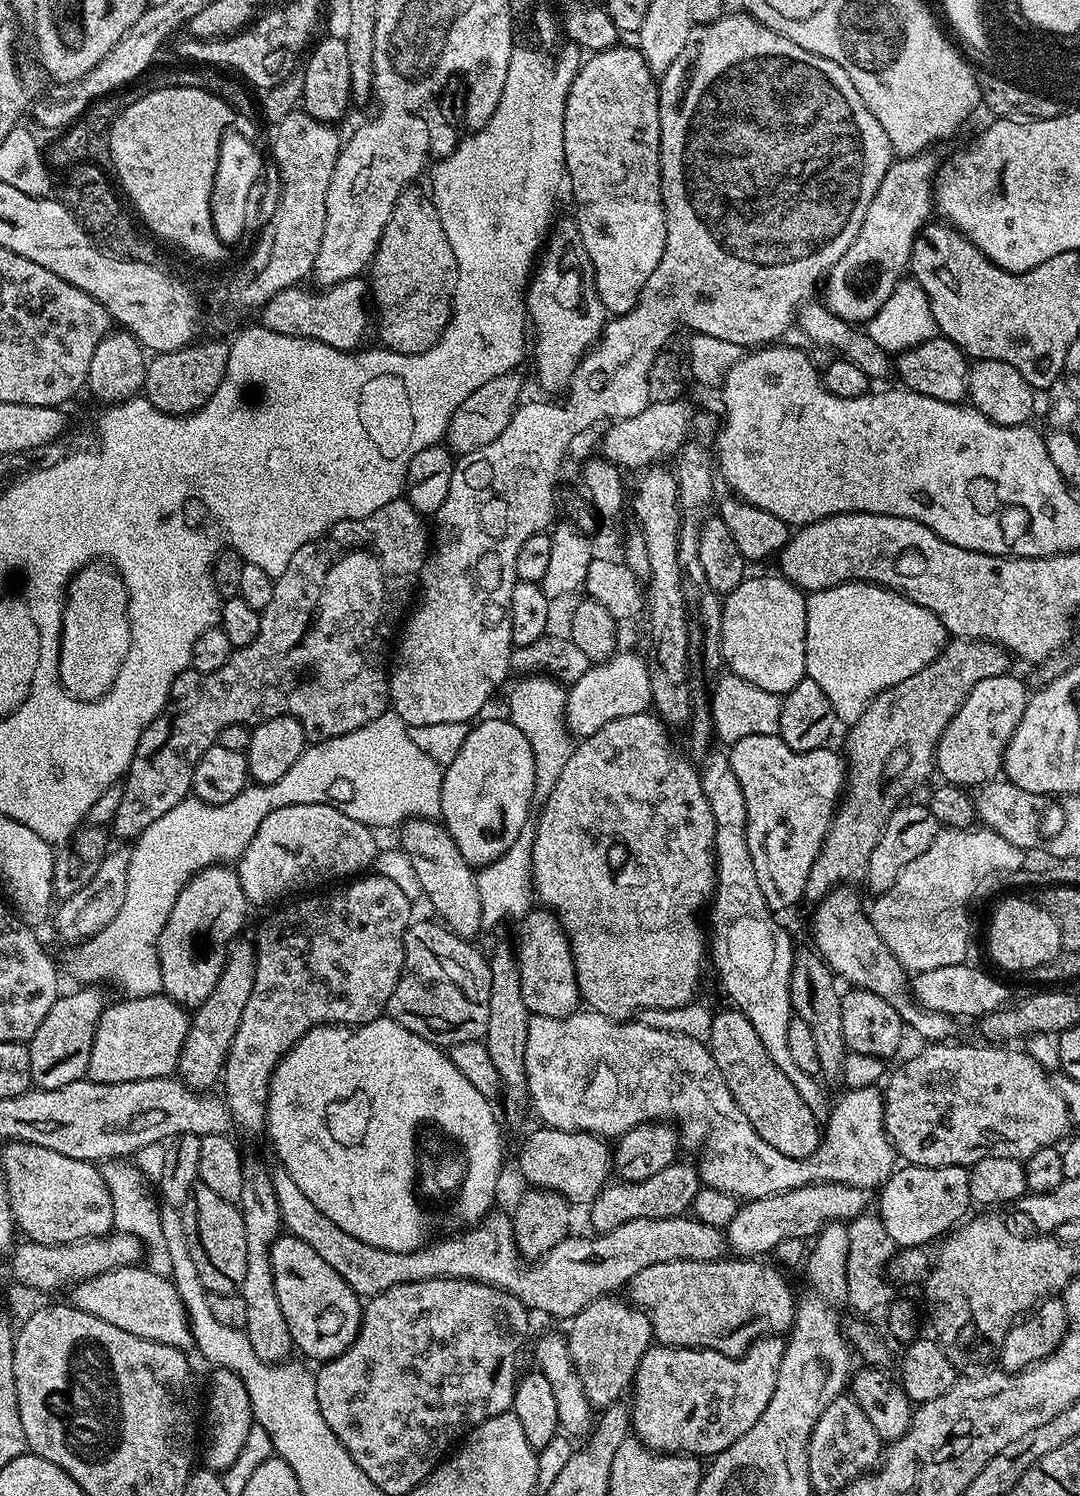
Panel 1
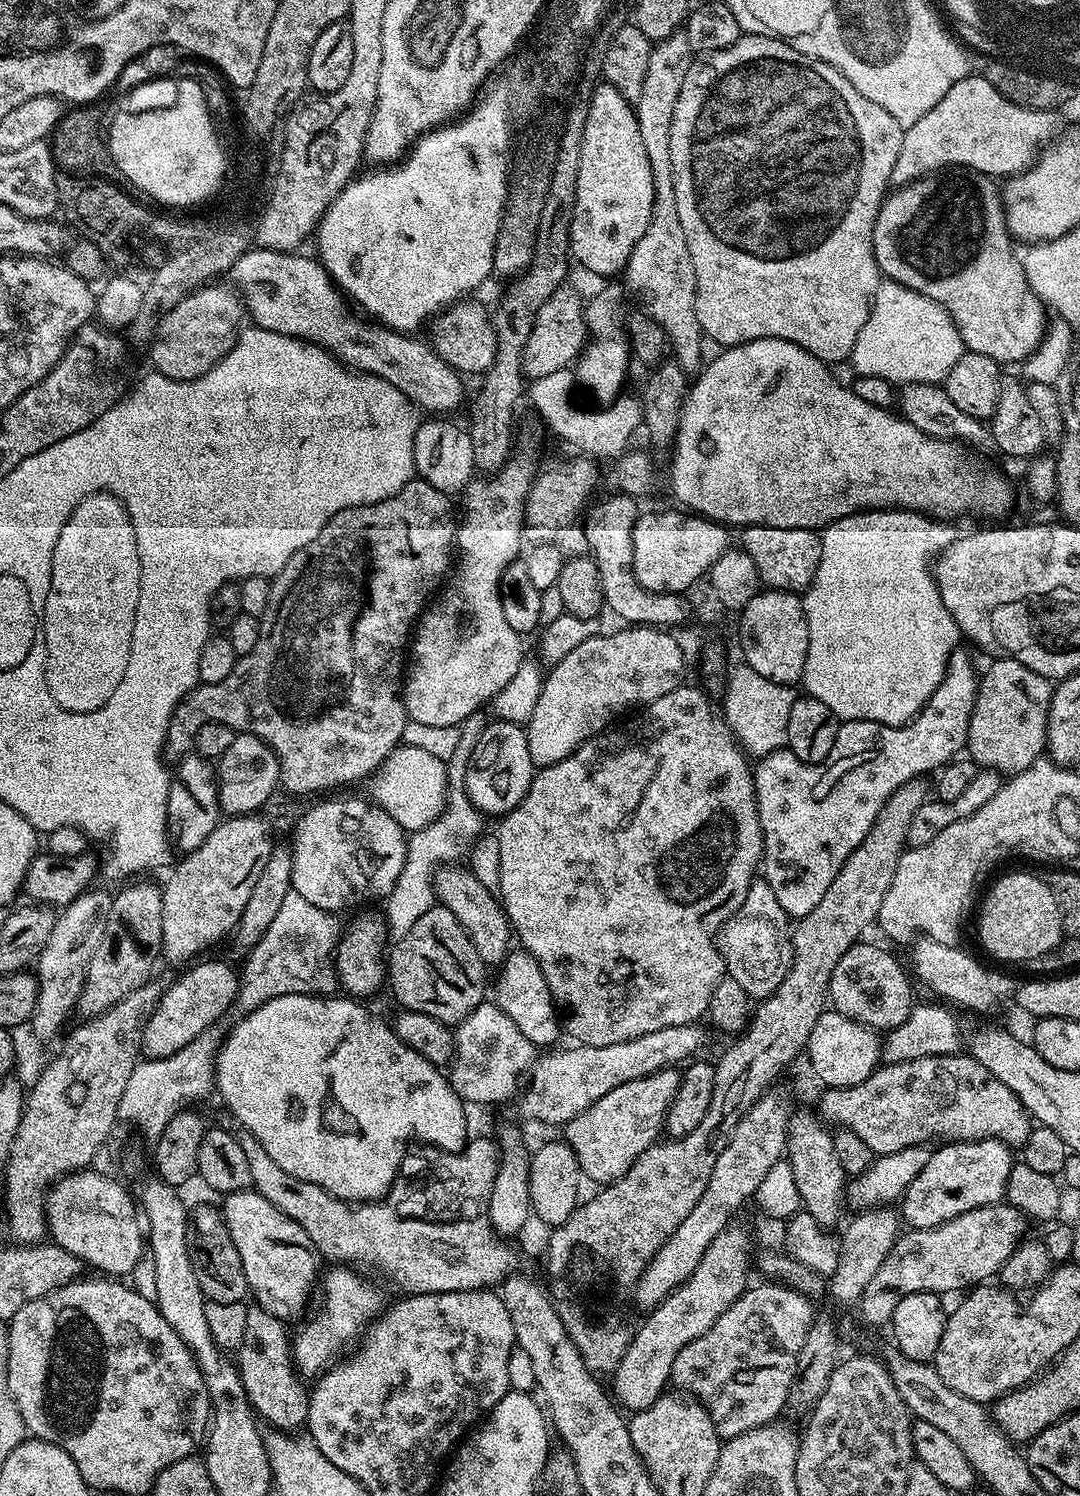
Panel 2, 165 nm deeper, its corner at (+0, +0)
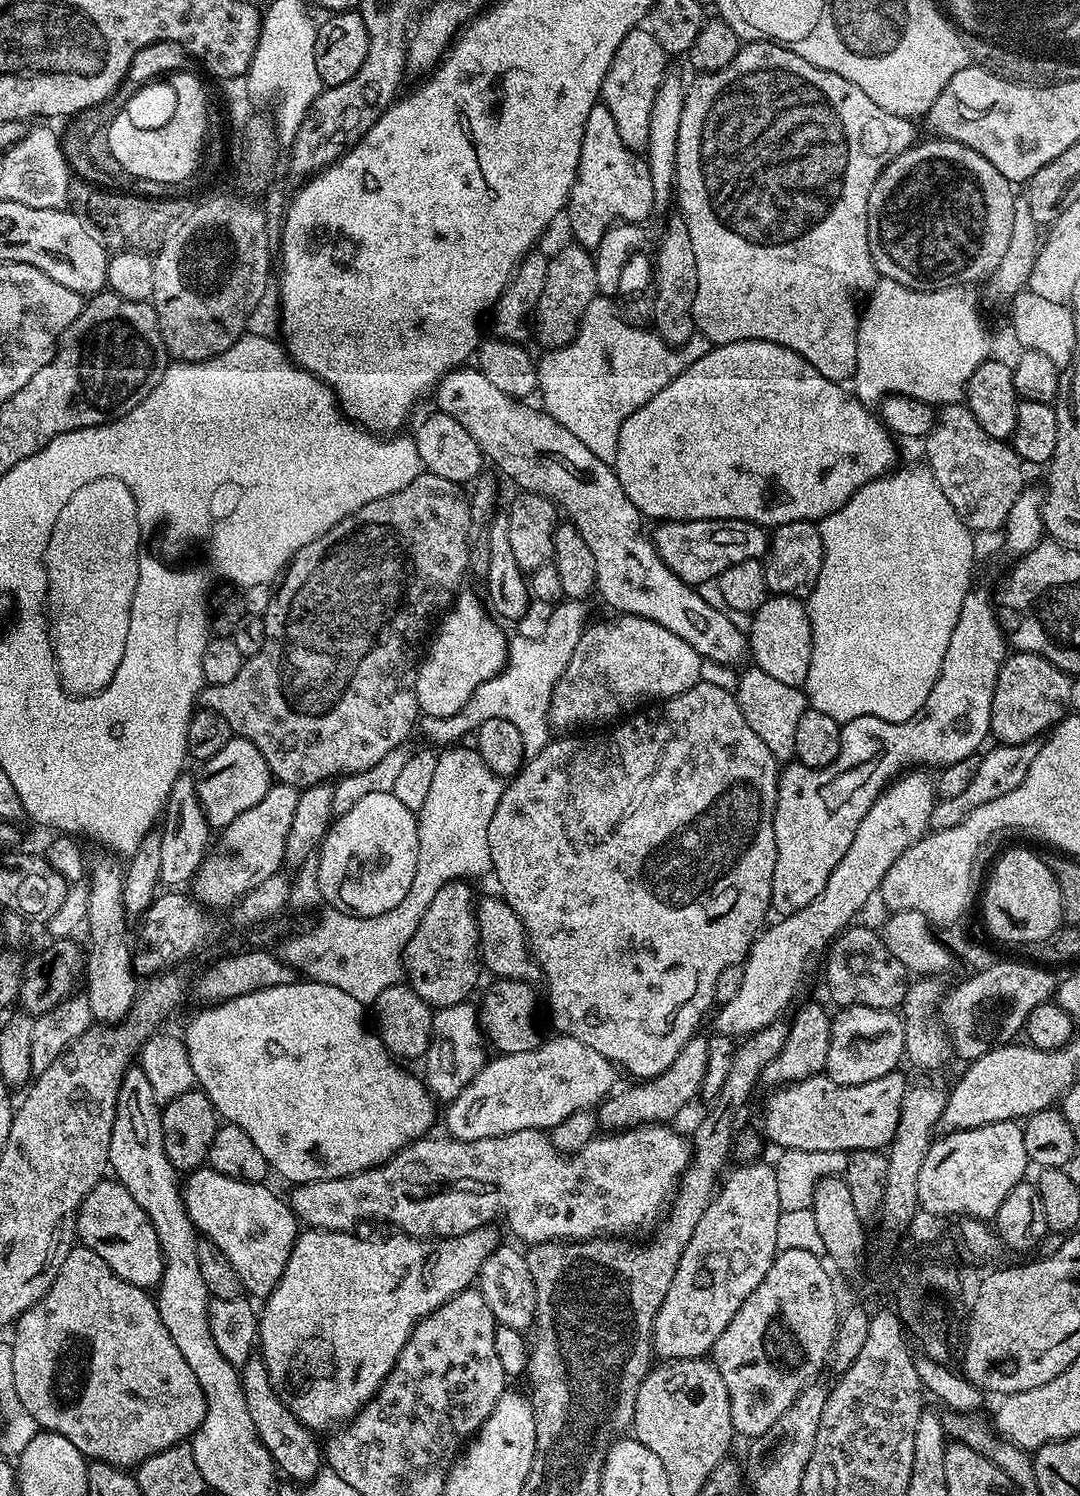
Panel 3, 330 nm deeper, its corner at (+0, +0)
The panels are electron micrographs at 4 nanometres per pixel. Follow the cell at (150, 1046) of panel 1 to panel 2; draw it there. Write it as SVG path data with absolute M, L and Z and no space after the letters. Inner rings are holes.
M208 959L193 963L177 984L169 983L165 987L164 997L158 1002L142 1033L142 1048L149 1057L169 1056L182 1050L182 1046L194 1042L198 1034L220 1022L228 1008L230 1012L235 1005L236 996L240 992L237 969L235 972L224 960Z

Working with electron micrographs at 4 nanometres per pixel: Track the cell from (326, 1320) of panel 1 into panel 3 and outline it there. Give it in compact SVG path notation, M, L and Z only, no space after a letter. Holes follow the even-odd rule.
M210 1167L196 1169L187 1173L182 1184L184 1205L192 1219L192 1225L201 1237L210 1239L222 1254L238 1270L240 1287L249 1297L267 1298L276 1288L276 1283L286 1270L286 1262L292 1253L292 1247L298 1235L298 1221L295 1212L287 1203L284 1204L264 1184L247 1184L234 1178L226 1178L226 1174L218 1174Z

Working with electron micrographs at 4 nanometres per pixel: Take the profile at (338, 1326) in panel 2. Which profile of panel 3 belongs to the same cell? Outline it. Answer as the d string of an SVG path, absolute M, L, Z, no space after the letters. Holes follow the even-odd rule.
M485 1226L470 1230L466 1234L439 1238L395 1234L396 1236L384 1236L381 1240L363 1240L360 1236L352 1236L356 1234L351 1231L325 1232L323 1228L301 1231L296 1237L282 1278L276 1283L273 1292L263 1301L264 1312L262 1308L258 1316L260 1322L259 1355L268 1371L272 1388L282 1398L285 1406L300 1419L300 1423L306 1425L307 1428L319 1430L319 1428L328 1428L331 1424L343 1425L353 1416L357 1416L384 1384L384 1379L390 1374L402 1346L406 1346L416 1324L428 1317L434 1310L438 1310L438 1306L446 1303L451 1296L457 1296L459 1292L467 1292L477 1283L482 1262L486 1262L486 1258L498 1246L494 1229L495 1227Z

